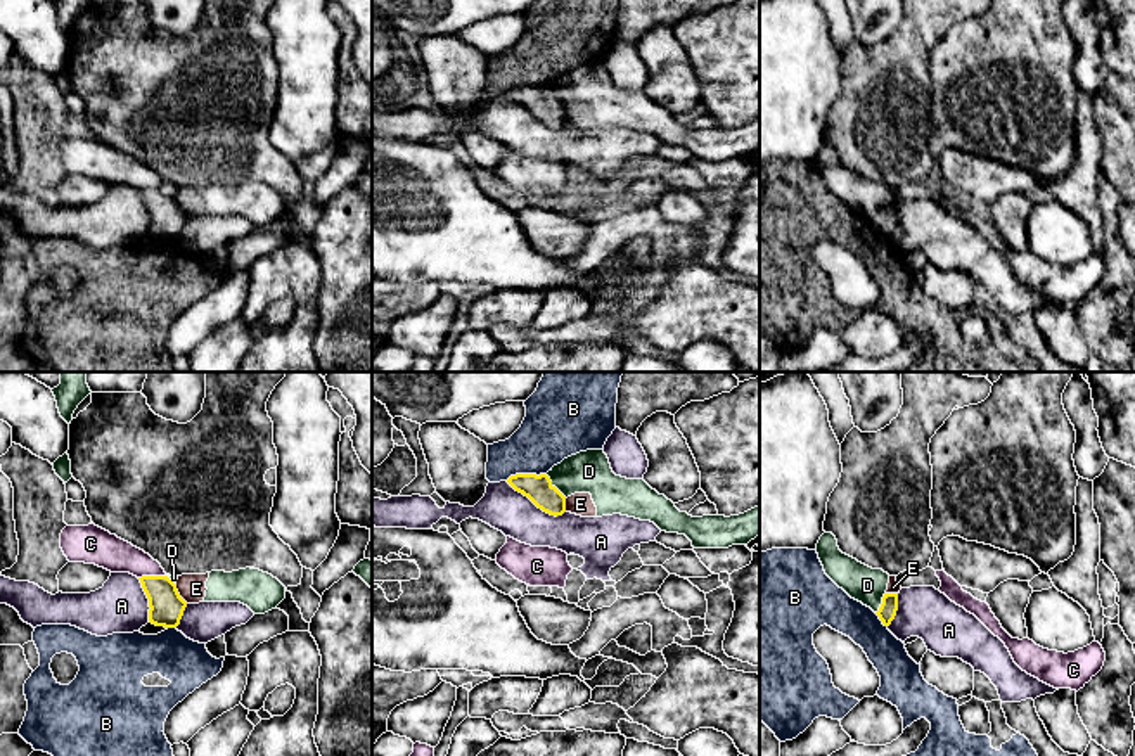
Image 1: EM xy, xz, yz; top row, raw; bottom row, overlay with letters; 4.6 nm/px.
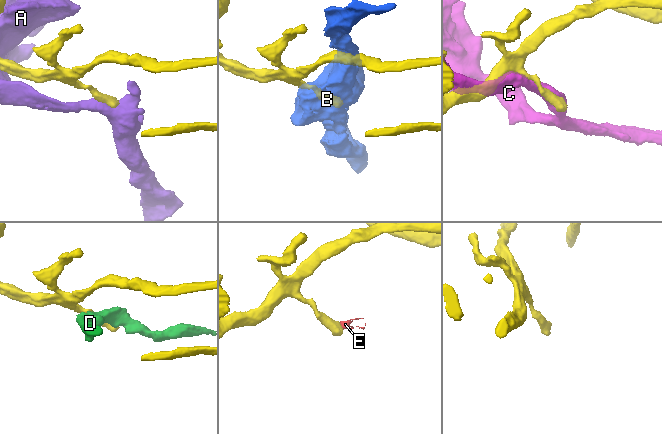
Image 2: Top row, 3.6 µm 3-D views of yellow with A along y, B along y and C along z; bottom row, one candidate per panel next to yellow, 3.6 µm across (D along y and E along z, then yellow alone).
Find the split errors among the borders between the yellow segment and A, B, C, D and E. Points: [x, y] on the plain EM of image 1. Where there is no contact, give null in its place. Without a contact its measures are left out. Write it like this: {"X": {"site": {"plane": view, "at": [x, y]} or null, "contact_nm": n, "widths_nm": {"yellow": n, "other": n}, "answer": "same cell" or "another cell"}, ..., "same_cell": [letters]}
{"A": {"site": {"plane": "xz", "at": [535, 116]}, "contact_nm": 320, "widths_nm": {"yellow": 130, "other": 200}, "answer": "another cell"}, "B": {"site": {"plane": "xz", "at": [525, 87]}, "contact_nm": 190, "widths_nm": {"yellow": 130, "other": 280}, "answer": "another cell"}, "C": {"site": {"plane": "xy", "at": [151, 189]}, "contact_nm": 130, "widths_nm": {"yellow": 160, "other": 160}, "answer": "another cell"}, "D": {"site": {"plane": "xz", "at": [554, 99]}, "contact_nm": 150, "widths_nm": {"yellow": 130, "other": 190}, "answer": "another cell"}, "E": {"site": {"plane": "xy", "at": [179, 206]}, "contact_nm": 110, "widths_nm": {"yellow": 160, "other": 130}, "answer": "another cell"}, "same_cell": []}

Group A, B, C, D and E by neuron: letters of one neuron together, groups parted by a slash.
A / B / C / D E

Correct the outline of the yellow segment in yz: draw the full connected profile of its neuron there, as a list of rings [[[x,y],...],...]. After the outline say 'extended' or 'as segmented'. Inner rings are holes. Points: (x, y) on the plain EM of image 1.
[[[884,206],[882,216],[875,225],[884,239],[889,239],[898,223],[898,206]]]; as segmented

